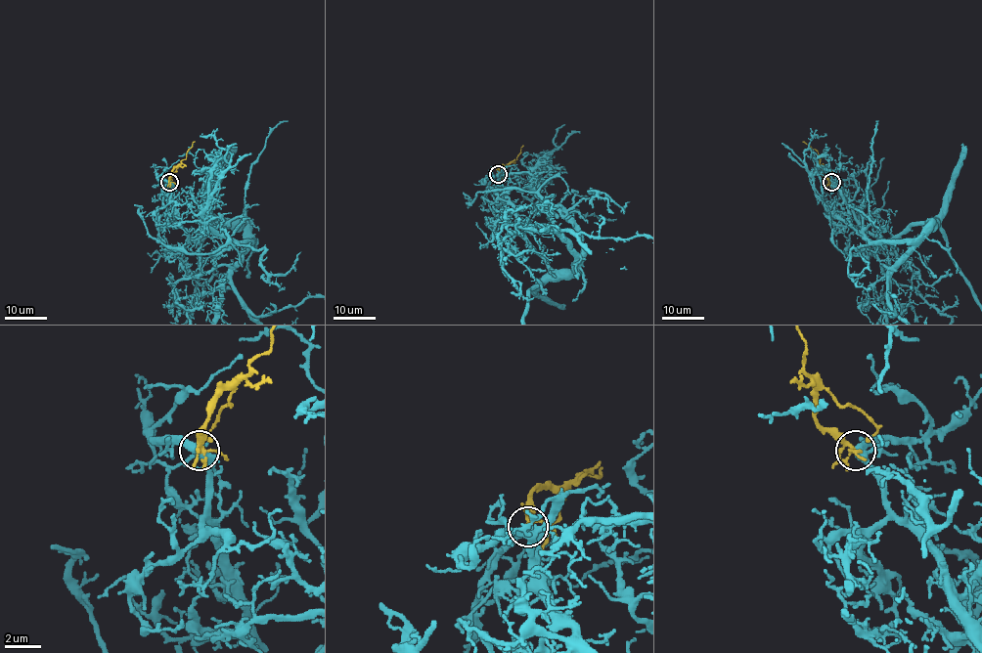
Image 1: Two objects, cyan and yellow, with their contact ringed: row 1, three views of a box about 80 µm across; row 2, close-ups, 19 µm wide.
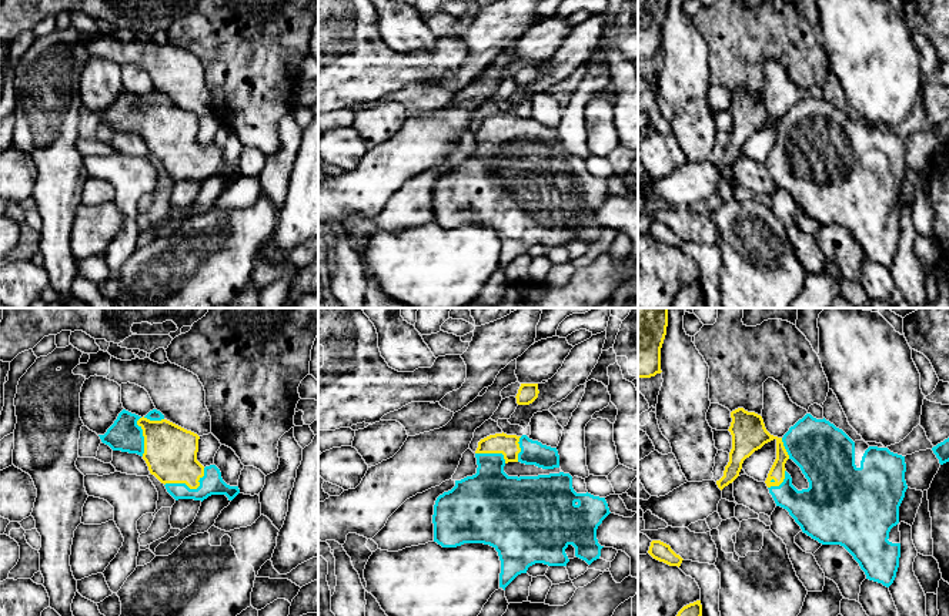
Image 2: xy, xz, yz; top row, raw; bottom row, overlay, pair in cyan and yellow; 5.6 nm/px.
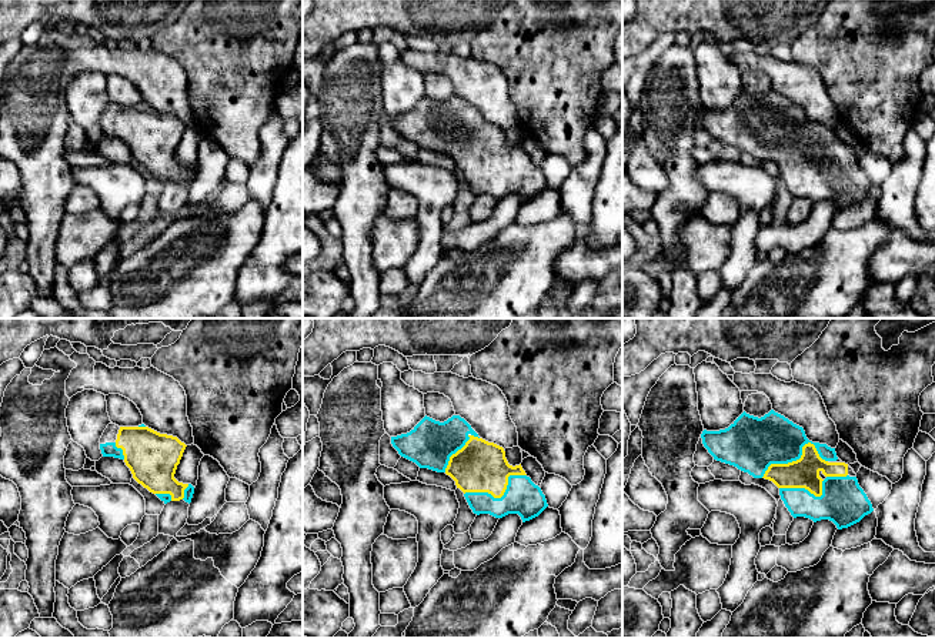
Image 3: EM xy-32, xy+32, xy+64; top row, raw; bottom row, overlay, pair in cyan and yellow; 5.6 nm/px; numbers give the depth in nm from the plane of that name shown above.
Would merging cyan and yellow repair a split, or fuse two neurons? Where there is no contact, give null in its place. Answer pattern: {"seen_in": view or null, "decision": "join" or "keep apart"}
{"seen_in": "xy", "decision": "join"}

